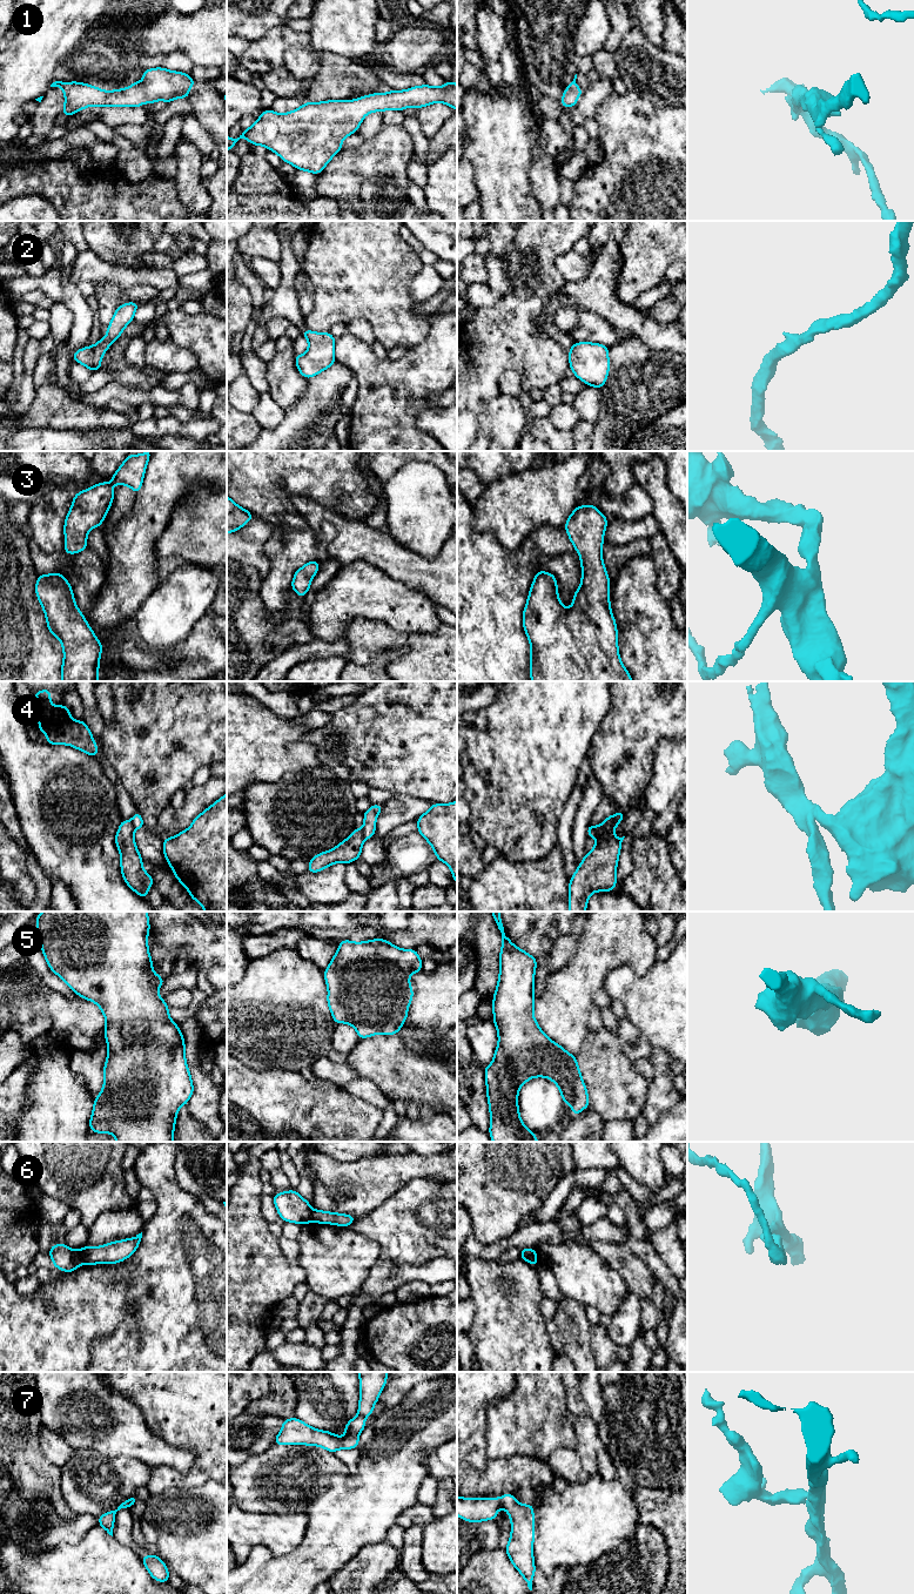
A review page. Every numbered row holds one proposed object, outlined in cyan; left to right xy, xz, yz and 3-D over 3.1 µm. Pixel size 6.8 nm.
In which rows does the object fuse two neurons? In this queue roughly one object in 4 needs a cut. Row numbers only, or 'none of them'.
4, 6, 7

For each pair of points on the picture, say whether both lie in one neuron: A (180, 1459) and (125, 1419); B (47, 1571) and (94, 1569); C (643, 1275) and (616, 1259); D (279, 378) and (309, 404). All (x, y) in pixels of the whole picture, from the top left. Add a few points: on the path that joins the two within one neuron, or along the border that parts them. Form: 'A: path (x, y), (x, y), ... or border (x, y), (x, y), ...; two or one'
A: path (166, 1454), (159, 1453), (139, 1433); one
B: path (59, 1571), (82, 1571); one
C: path (636, 1272), (623, 1260); one
D: border (308, 379), (308, 385), (300, 398), (284, 408); two

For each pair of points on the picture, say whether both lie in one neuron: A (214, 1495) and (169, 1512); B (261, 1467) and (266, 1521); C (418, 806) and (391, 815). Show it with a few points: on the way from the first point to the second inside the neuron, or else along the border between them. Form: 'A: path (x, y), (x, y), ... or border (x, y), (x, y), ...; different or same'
A: path (203, 1506), (197, 1512), (180, 1512); same
B: border (239, 1506), (246, 1511), (254, 1512), (293, 1513); different
C: path (411, 808), (398, 809); same

